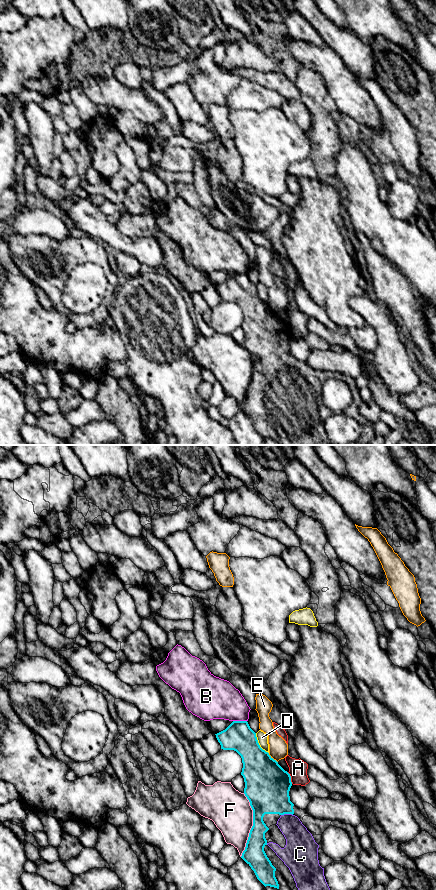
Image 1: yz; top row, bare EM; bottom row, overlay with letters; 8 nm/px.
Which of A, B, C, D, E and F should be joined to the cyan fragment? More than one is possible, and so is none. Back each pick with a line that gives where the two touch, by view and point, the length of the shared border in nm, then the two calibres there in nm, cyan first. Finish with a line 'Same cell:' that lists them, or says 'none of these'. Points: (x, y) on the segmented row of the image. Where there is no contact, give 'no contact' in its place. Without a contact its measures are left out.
C: contact yz (286, 813); length 100 nm; calibres 360 and 220 nm
Same cell: C

